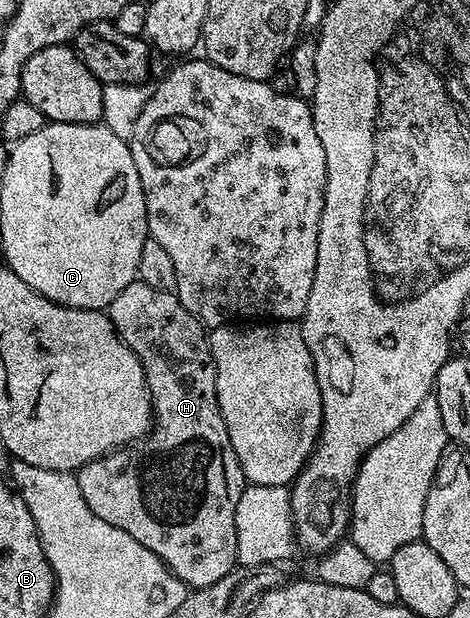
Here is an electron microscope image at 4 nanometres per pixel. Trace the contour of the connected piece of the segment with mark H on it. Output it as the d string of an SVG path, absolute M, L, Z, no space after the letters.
M139 279L132 280L127 286L127 290L121 291L119 298L115 298L115 302L109 304L107 315L109 321L115 326L119 338L123 338L123 342L141 359L141 364L145 367L145 381L149 387L149 396L153 399L155 423L144 440L135 444L127 444L115 452L108 452L106 456L100 456L98 460L87 462L77 469L75 475L79 482L79 490L83 490L83 502L87 502L87 506L91 506L91 510L95 514L99 514L99 518L103 518L103 522L107 522L111 526L119 526L119 530L123 530L123 534L131 534L131 538L135 538L135 542L147 546L147 550L154 552L190 589L211 586L211 582L219 582L219 578L223 578L238 567L235 512L247 481L239 466L239 458L235 458L235 450L231 450L231 438L227 438L227 426L223 422L223 414L219 410L217 387L215 386L215 362L211 358L207 329L190 314L187 306L183 306L183 302L179 302L176 291L155 290L155 286L147 286Z

